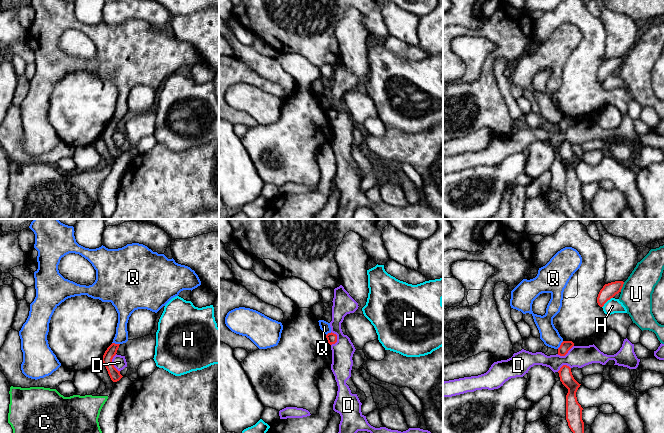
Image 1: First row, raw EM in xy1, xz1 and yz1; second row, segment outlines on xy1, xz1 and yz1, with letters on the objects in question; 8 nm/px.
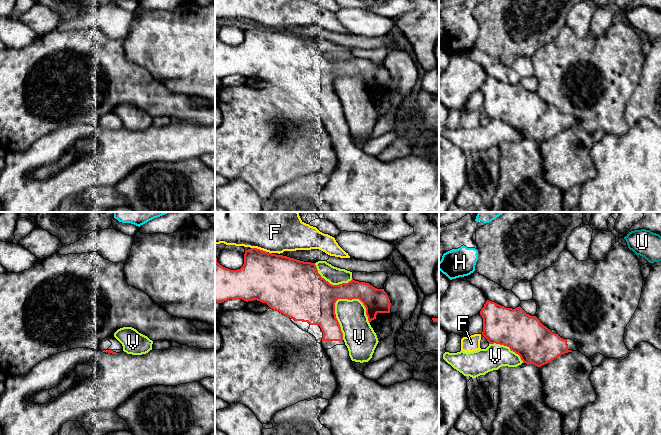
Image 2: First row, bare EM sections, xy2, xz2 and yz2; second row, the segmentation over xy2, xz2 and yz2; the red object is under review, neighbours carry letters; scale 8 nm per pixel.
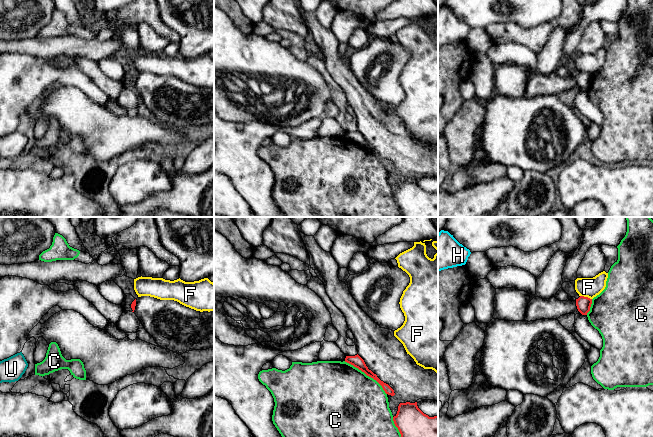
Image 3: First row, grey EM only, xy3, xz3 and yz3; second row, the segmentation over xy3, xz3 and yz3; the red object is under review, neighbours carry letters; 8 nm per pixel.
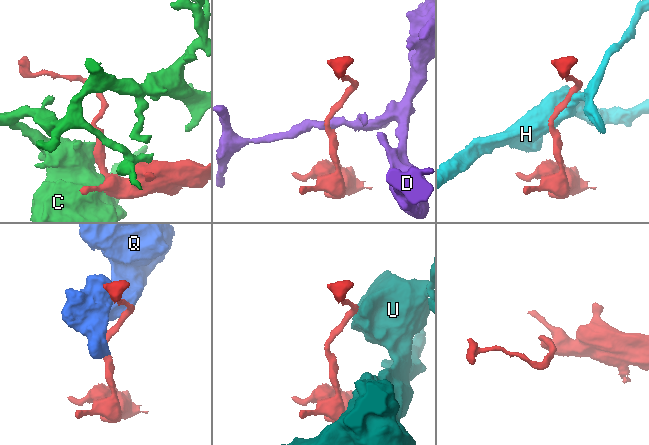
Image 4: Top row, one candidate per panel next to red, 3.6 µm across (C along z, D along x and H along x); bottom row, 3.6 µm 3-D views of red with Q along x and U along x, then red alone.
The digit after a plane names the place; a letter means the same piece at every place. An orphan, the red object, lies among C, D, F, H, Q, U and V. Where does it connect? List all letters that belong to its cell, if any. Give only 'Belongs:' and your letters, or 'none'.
Belongs: none

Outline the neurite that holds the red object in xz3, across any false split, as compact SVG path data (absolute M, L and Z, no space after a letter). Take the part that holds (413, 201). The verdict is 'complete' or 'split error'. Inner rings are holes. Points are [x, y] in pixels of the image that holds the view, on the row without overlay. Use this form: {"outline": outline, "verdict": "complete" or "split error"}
{"outline": "M400 179L393 193L402 217L438 217L438 192L429 193L415 179Z", "verdict": "complete"}

